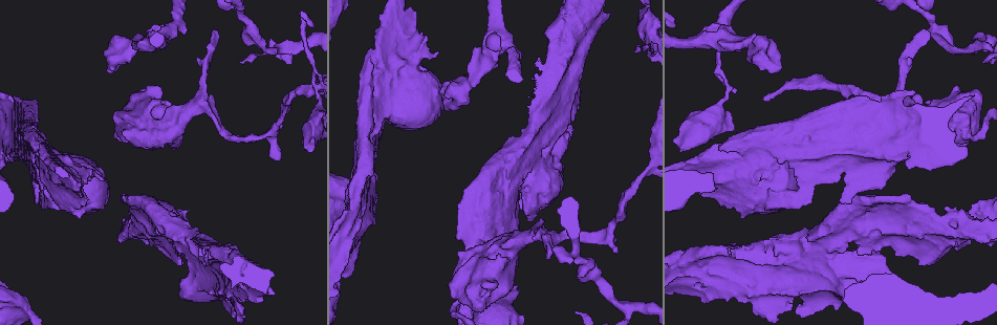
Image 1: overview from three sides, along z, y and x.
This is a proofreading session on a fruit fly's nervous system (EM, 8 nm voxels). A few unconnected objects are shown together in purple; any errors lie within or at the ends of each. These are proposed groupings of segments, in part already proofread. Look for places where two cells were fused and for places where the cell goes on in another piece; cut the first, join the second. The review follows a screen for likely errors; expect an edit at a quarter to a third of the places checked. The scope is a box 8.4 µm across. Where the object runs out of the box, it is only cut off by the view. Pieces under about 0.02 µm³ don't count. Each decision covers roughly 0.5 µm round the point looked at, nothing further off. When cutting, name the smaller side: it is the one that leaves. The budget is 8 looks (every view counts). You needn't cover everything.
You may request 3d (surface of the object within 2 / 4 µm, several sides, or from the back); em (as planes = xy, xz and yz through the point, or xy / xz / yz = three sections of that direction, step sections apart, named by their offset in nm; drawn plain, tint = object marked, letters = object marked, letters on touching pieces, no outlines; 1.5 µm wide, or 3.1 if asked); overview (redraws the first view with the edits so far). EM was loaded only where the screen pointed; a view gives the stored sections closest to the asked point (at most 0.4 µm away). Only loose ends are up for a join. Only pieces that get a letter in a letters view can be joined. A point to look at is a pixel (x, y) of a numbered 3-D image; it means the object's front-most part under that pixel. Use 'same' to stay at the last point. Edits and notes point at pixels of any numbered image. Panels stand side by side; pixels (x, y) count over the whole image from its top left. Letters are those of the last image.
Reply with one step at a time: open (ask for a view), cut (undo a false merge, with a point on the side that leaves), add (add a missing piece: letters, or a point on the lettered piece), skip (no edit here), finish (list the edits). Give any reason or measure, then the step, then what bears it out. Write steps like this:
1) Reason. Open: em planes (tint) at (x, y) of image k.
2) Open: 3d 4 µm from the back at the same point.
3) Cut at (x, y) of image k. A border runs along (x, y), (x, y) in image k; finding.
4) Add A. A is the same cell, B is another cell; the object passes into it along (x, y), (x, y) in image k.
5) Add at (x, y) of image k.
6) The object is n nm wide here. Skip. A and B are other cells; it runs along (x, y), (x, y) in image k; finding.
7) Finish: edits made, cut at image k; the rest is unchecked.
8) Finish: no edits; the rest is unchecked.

Open: em planes (letters) at (635, 51) of image 1.

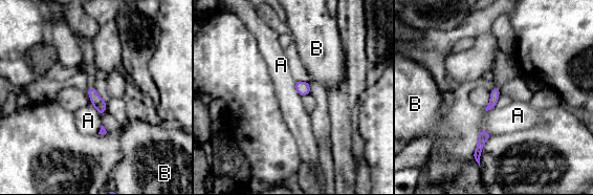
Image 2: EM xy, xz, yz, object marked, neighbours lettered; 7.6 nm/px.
Skip. A and B are other cells; no lettered piece goes on from it.

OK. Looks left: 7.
Branch stops here. Open: em yz step 8 (letters) at (280, 159) of image 1.

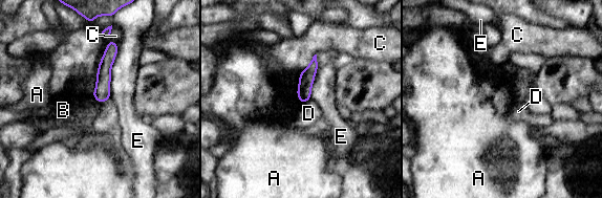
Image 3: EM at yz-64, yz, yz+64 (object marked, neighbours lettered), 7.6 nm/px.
Another direction. Open: em xy step 4 (letters) at the same point.

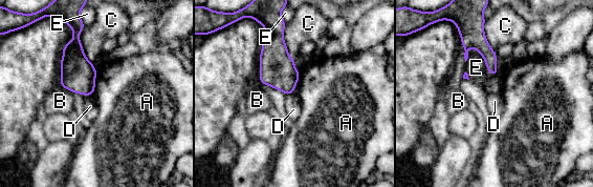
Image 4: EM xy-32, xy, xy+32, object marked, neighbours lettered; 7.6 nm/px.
Skip. A, B, C, D and E are other cells; none of them fits.

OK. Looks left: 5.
Touches itself. Open: 3d 2 µm at (32, 139) of image 1.

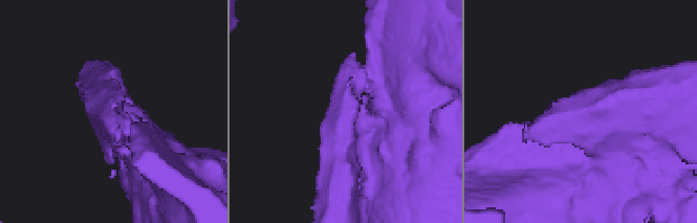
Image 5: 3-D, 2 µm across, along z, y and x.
Open: em planes (letters) at (599, 109) of image 5.

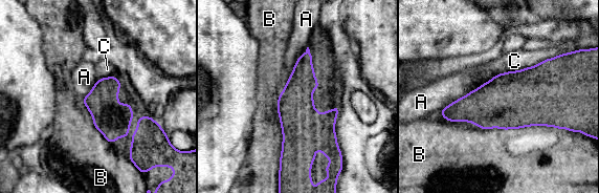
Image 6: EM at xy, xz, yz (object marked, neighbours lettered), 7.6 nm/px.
The object is 240 nm wide here. Skip. A, B and C are other cells; continuous, no second cell.

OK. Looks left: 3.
Finish: no edits; the rest is unchecked.

